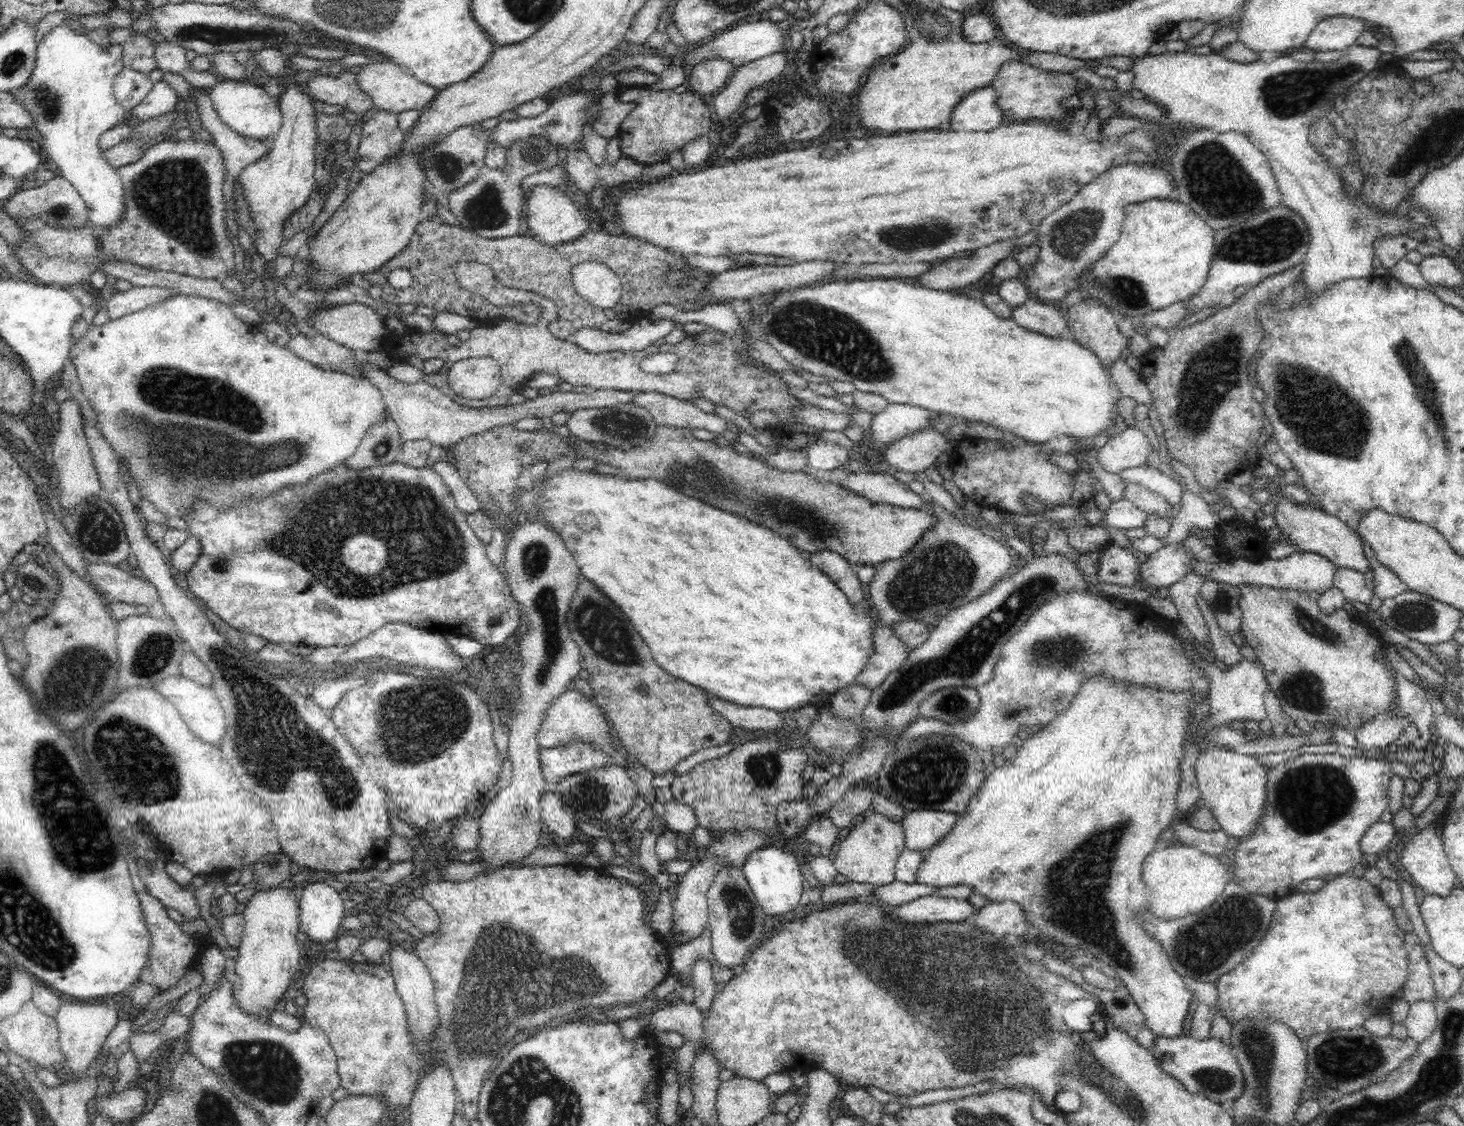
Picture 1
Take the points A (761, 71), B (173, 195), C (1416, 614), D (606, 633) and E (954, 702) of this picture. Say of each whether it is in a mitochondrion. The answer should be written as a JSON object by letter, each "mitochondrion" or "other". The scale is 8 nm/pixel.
{"A":"other","B":"mitochondrion","C":"mitochondrion","D":"mitochondrion","E":"mitochondrion"}

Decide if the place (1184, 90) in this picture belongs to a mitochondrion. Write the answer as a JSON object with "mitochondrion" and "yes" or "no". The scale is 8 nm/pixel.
{"mitochondrion":"no"}

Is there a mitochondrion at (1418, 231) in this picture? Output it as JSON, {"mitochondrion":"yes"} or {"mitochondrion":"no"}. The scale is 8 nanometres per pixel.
{"mitochondrion":"no"}

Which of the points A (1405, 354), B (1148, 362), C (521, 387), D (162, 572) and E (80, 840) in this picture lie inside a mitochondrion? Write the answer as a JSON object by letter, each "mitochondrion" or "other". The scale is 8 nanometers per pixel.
{"A":"mitochondrion","B":"other","C":"other","D":"other","E":"mitochondrion"}

